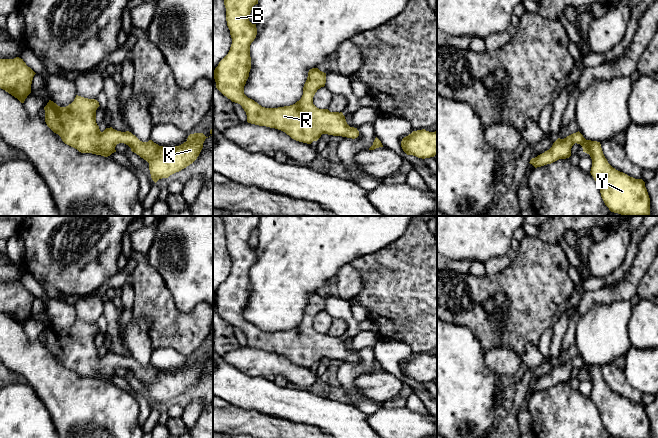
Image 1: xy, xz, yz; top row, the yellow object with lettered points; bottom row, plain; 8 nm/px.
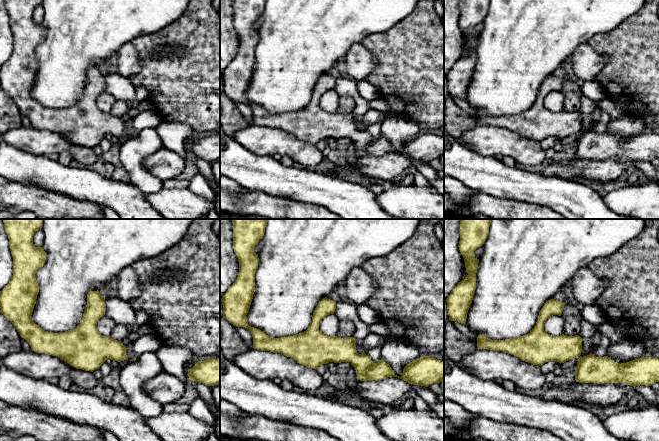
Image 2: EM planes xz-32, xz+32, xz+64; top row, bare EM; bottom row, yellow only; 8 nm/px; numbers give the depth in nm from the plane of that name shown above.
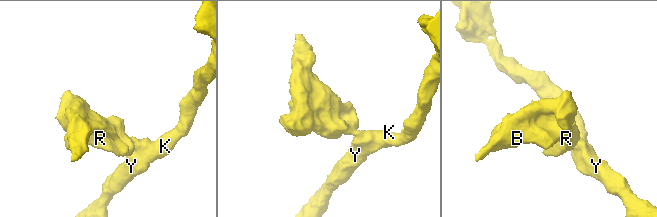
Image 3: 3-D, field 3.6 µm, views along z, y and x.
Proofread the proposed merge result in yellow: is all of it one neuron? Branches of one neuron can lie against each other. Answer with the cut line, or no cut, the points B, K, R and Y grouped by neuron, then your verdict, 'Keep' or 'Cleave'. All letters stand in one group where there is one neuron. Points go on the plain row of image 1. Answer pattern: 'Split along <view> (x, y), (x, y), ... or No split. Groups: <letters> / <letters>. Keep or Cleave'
No split. Groups: B K R Y. Keep

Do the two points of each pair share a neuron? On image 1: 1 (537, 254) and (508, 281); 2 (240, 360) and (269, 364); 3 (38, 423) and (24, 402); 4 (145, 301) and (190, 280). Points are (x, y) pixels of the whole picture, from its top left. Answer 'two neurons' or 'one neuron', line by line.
1: one neuron
2: one neuron
3: one neuron
4: two neurons

